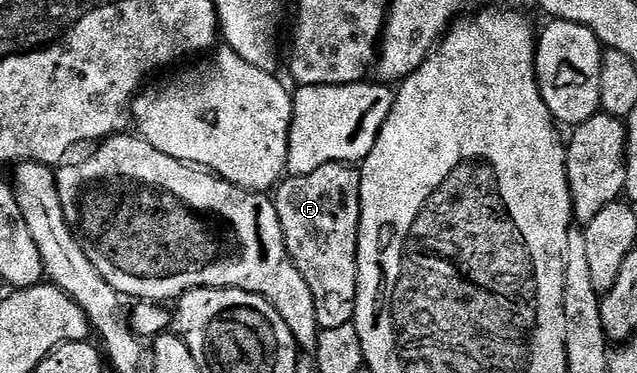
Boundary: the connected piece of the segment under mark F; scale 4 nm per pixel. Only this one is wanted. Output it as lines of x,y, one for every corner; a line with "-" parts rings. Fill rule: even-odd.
331,162
309,174
288,176
275,187
274,201
288,254
314,296
316,325
323,331
351,323
356,317
359,173
351,165

